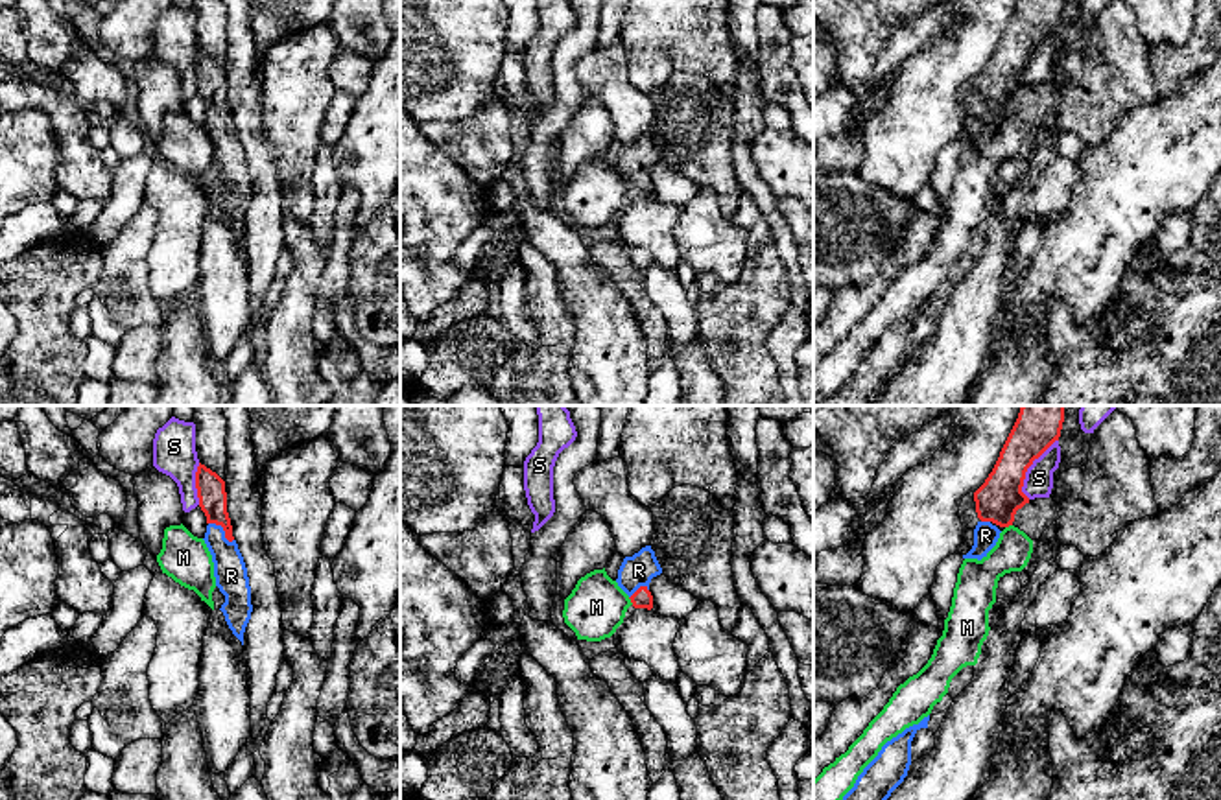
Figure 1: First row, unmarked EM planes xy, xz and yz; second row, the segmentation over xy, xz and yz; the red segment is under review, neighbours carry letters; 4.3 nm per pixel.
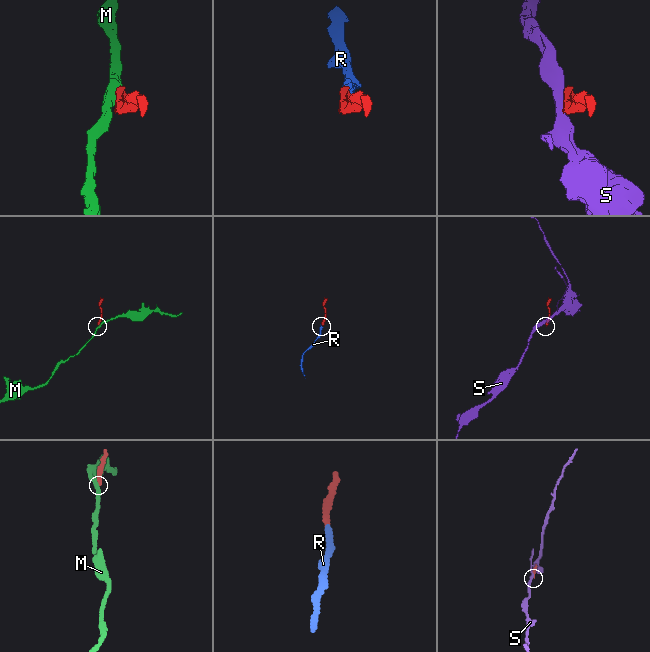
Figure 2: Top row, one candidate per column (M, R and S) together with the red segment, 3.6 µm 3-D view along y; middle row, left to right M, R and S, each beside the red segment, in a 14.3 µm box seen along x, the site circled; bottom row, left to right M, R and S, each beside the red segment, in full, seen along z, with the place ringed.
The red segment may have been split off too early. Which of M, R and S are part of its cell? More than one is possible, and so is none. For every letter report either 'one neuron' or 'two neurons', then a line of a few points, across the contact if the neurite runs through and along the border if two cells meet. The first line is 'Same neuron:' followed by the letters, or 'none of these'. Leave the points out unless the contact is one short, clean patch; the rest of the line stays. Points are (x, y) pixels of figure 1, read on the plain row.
Same neuron: R
M: two neurons | xz (628, 185), (633, 190)
R: one neuron | xy (211, 76), (224, 117), (224, 139), (231, 163)
S: two neurons

